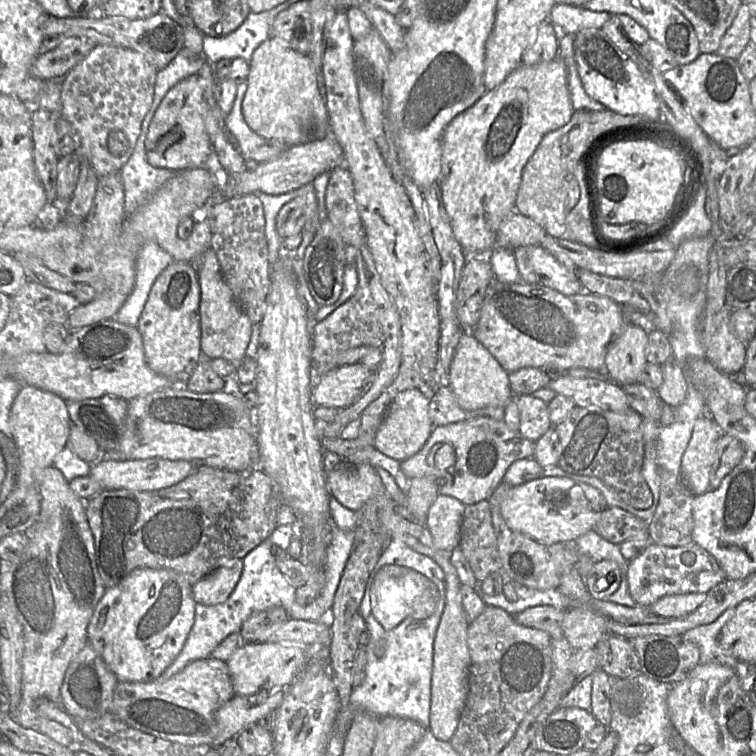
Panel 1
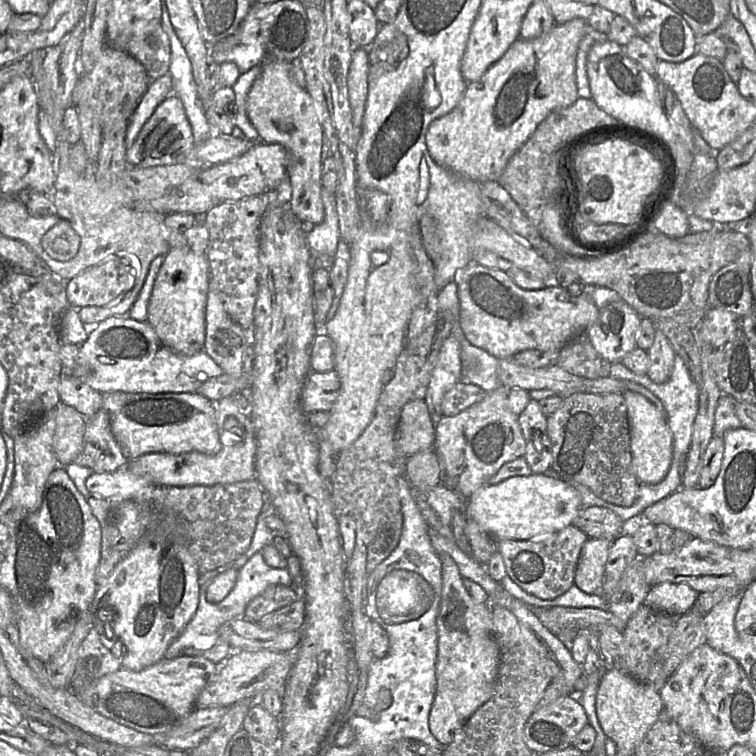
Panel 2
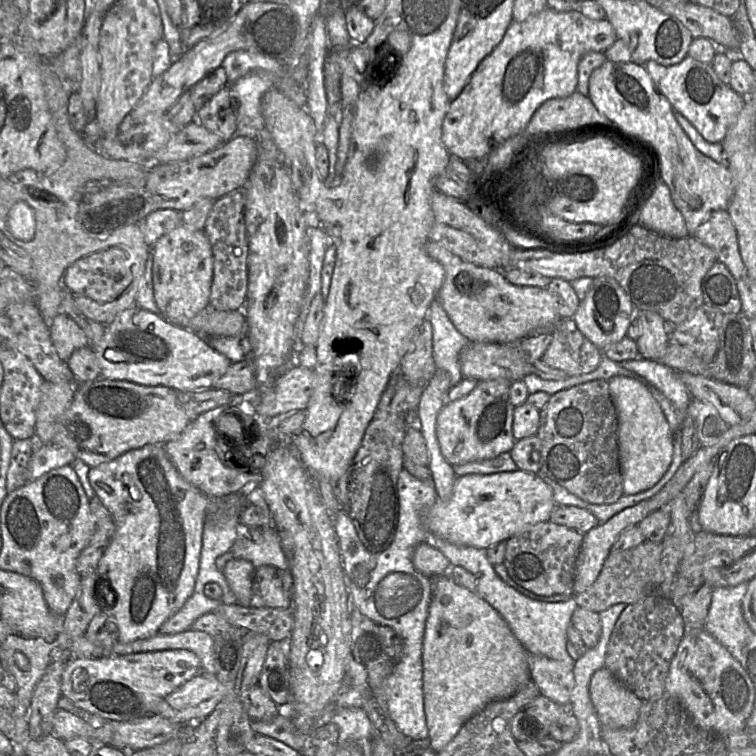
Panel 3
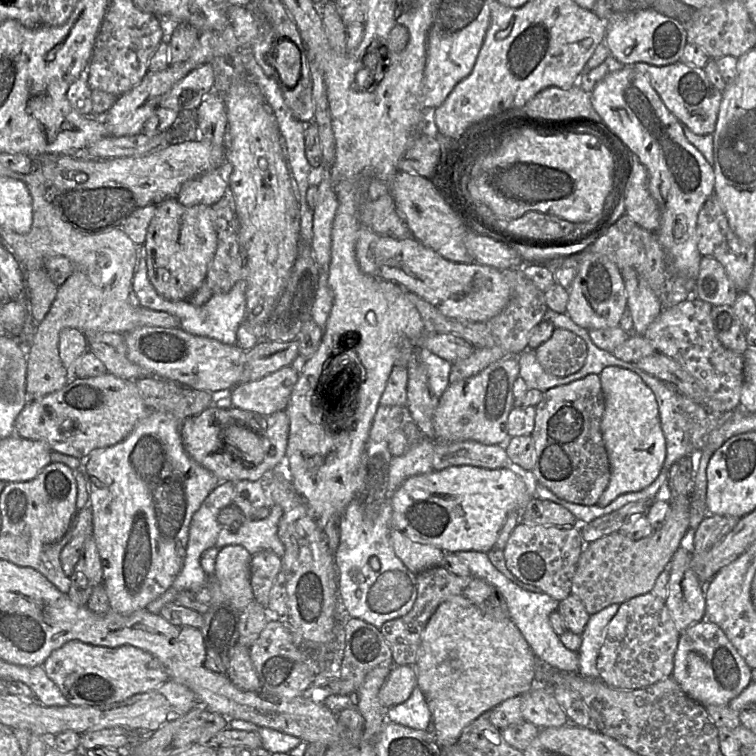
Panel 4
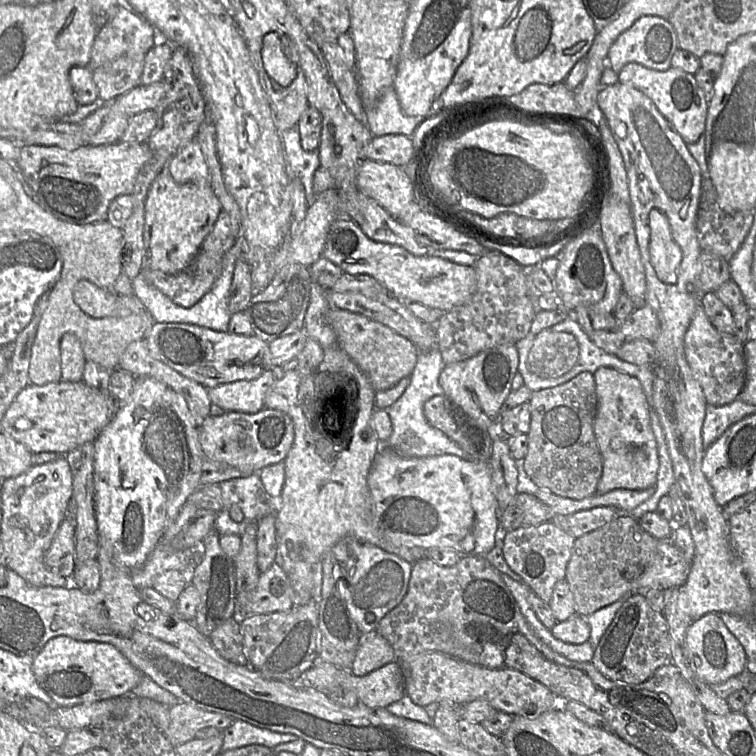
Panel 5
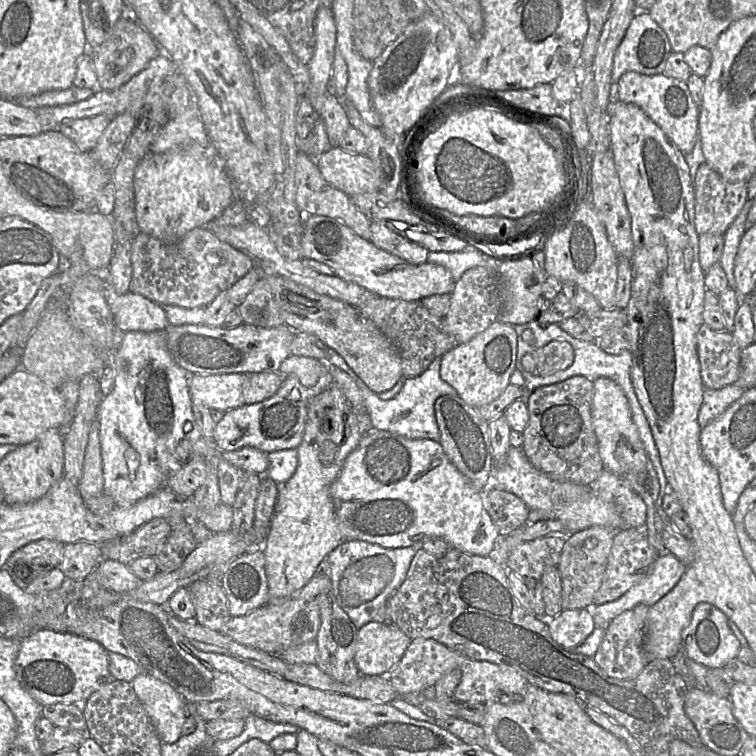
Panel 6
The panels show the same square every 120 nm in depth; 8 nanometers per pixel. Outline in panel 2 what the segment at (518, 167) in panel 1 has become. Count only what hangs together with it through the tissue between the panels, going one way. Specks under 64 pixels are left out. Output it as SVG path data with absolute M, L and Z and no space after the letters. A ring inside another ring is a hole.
M575 18L563 24L555 24L553 28L536 39L524 40L518 38L508 48L505 54L494 63L484 75L476 82L469 82L465 94L459 104L445 116L433 121L426 134L426 144L431 157L442 167L467 179L476 182L498 181L505 170L510 158L532 136L539 124L554 110L569 107L579 98L576 84L576 57L581 39L595 31L589 26L587 20Z

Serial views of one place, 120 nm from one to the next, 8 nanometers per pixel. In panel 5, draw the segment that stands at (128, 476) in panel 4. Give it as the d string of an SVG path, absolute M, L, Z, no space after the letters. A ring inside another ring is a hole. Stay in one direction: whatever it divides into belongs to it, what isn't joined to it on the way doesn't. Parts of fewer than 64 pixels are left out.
M135 377L133 391L124 403L117 409L113 419L105 426L94 441L93 456L93 485L94 485L94 510L98 528L98 537L101 545L111 549L114 558L121 563L130 573L141 568L154 548L162 540L163 535L169 525L176 519L181 508L186 503L188 496L198 487L205 484L219 484L236 477L248 477L241 470L229 464L210 459L203 451L199 442L198 426L192 418L185 399L162 382L150 377Z

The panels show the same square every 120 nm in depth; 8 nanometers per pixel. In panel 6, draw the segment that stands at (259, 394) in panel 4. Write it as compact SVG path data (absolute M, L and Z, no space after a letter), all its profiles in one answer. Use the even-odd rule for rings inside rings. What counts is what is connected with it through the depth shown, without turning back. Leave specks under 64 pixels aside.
M248 374L189 375L191 398L222 412L245 404L243 390Z

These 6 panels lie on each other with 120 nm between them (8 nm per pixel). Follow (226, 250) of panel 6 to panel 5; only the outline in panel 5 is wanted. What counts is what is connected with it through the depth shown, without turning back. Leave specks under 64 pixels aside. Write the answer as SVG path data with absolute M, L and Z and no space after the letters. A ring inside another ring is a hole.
M202 248L194 260L183 270L166 274L159 270L152 270L143 267L142 273L145 280L169 297L174 303L184 308L191 308L197 304L206 293L210 291L215 281L221 275L223 270L223 255L214 254L214 252L205 252Z

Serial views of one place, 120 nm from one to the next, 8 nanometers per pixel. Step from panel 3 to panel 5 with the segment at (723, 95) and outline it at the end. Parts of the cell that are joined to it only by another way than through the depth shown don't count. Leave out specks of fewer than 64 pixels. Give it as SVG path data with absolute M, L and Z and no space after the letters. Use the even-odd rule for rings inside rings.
M630 62L619 72L618 82L630 85L649 97L686 144L696 142L705 132L708 101L694 74L674 67L658 71Z

